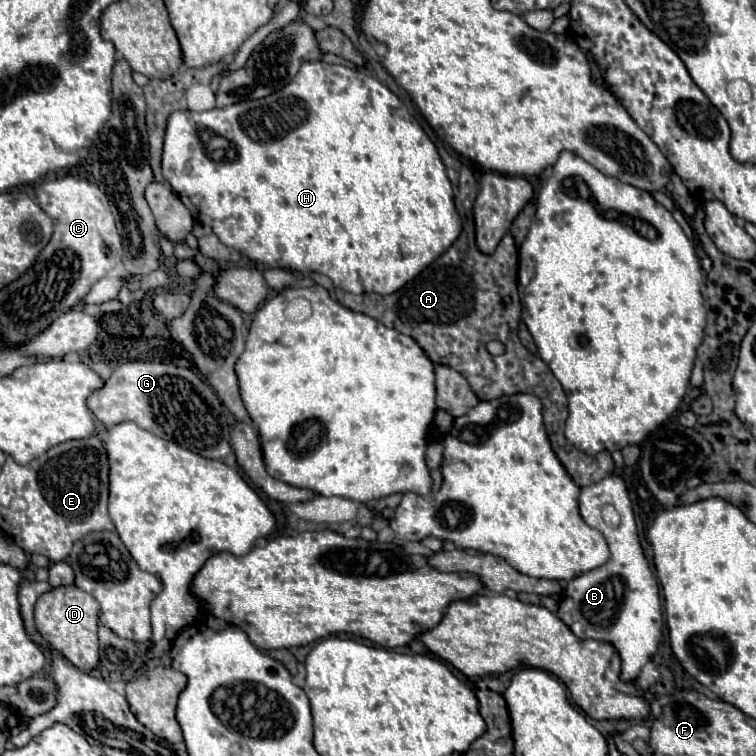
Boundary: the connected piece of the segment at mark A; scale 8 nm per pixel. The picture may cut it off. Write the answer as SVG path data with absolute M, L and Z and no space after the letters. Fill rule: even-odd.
M469 167L461 169L459 177L459 193L455 197L455 207L463 219L463 231L459 239L425 271L421 271L413 281L409 281L403 289L391 293L391 295L377 295L377 293L365 293L365 295L353 295L345 293L343 289L337 289L337 301L353 311L361 311L377 321L381 321L385 327L397 329L403 335L413 337L419 347L427 353L427 357L433 363L449 365L457 371L461 371L469 385L473 387L475 395L483 401L497 399L503 395L515 395L515 393L533 393L541 399L543 407L547 407L547 437L551 441L551 447L565 467L565 471L571 475L571 479L579 485L593 485L607 477L613 469L613 457L609 451L601 451L597 455L587 455L573 445L563 435L565 419L567 419L567 397L561 389L561 383L555 379L551 369L539 359L533 357L519 341L519 323L521 323L521 305L517 295L517 249L515 239L509 233L505 241L501 241L499 251L493 255L485 255L477 249L475 243L475 223L473 223L473 201L477 195L477 181ZM503 295L511 297L511 305L501 305ZM493 339L503 339L503 345L507 347L505 355L493 357L487 351L487 343Z

